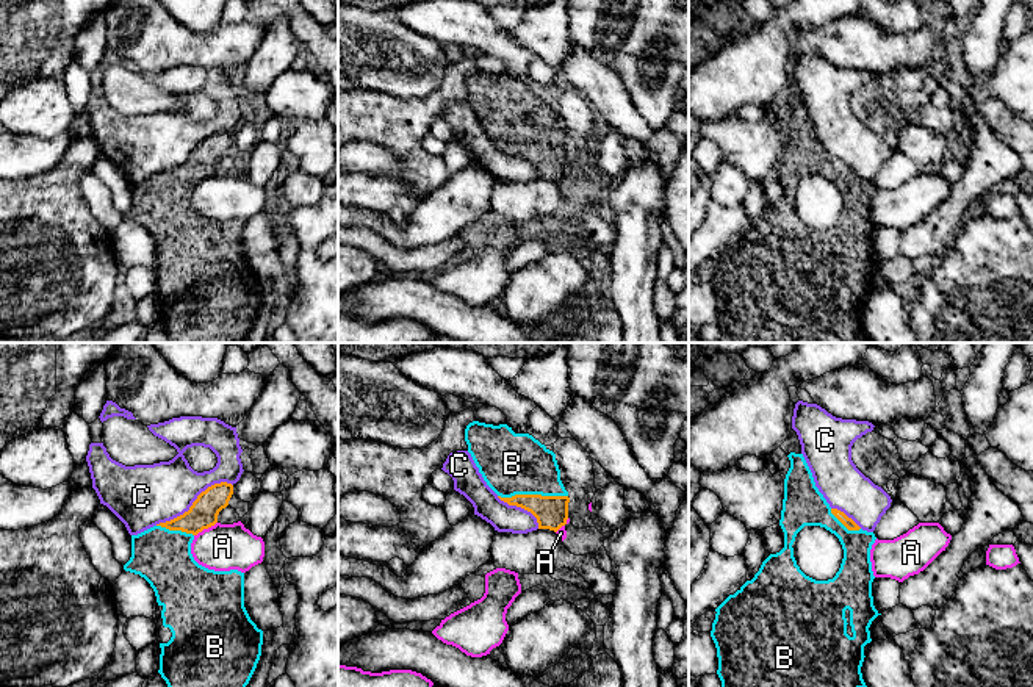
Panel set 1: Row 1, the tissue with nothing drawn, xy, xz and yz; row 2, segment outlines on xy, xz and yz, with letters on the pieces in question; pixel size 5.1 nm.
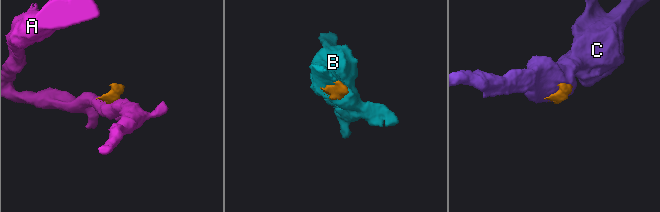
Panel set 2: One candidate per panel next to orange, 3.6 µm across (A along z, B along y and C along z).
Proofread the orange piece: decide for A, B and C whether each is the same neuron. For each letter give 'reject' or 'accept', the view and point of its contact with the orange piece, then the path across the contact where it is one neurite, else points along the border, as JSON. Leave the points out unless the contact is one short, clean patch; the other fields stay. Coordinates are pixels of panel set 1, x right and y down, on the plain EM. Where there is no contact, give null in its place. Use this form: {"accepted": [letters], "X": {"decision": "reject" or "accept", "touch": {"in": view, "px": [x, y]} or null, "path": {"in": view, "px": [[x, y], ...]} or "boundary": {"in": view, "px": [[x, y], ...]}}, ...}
{"accepted": ["B"], "A": {"decision": "reject", "touch": {"in": "xy", "px": [205, 177]}, "boundary": {"in": "xy", "px": [[216, 171], [194, 185]]}}, "B": {"decision": "accept", "touch": {"in": "xz", "px": [532, 144]}}, "C": {"decision": "reject", "touch": {"in": "xy", "px": [193, 152]}}}

